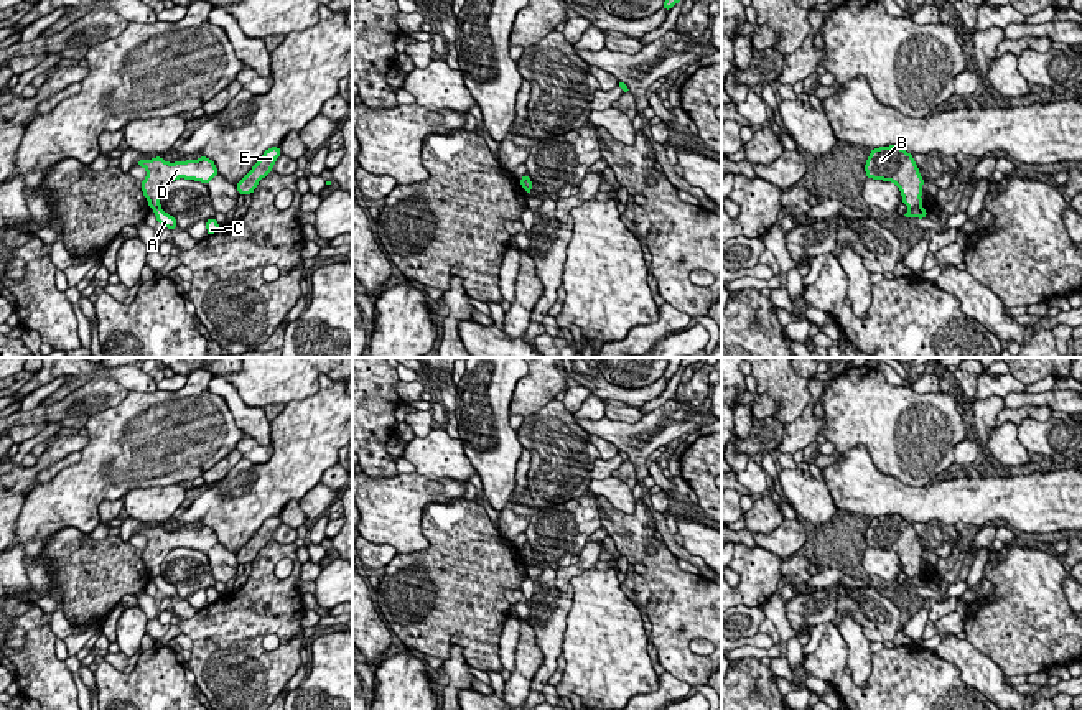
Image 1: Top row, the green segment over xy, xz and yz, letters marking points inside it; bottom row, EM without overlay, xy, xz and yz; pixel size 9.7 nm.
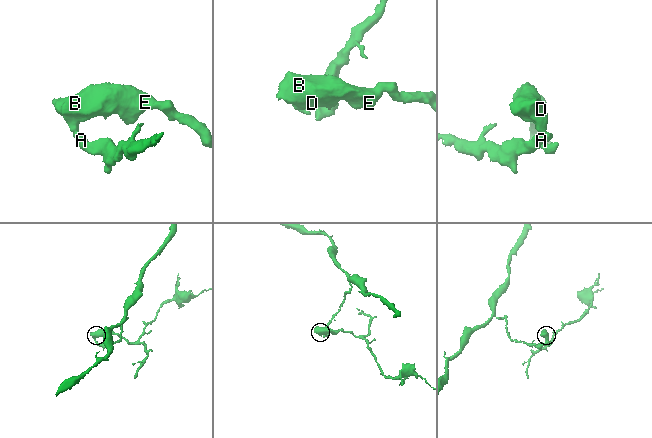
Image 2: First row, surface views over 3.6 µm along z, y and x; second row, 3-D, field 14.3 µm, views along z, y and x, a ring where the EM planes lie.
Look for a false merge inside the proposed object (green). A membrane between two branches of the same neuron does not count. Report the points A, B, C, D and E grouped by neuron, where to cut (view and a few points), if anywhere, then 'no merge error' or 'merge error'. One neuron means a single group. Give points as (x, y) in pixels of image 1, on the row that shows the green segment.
groups A C / B D E; cut yz (921, 205), (909, 208); merge error

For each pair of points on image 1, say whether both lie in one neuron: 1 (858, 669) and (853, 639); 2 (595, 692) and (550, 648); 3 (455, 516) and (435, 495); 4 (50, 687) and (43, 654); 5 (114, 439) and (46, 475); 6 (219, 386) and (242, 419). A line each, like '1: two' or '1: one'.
1: one
2: two
3: two
4: one
5: two
6: one

